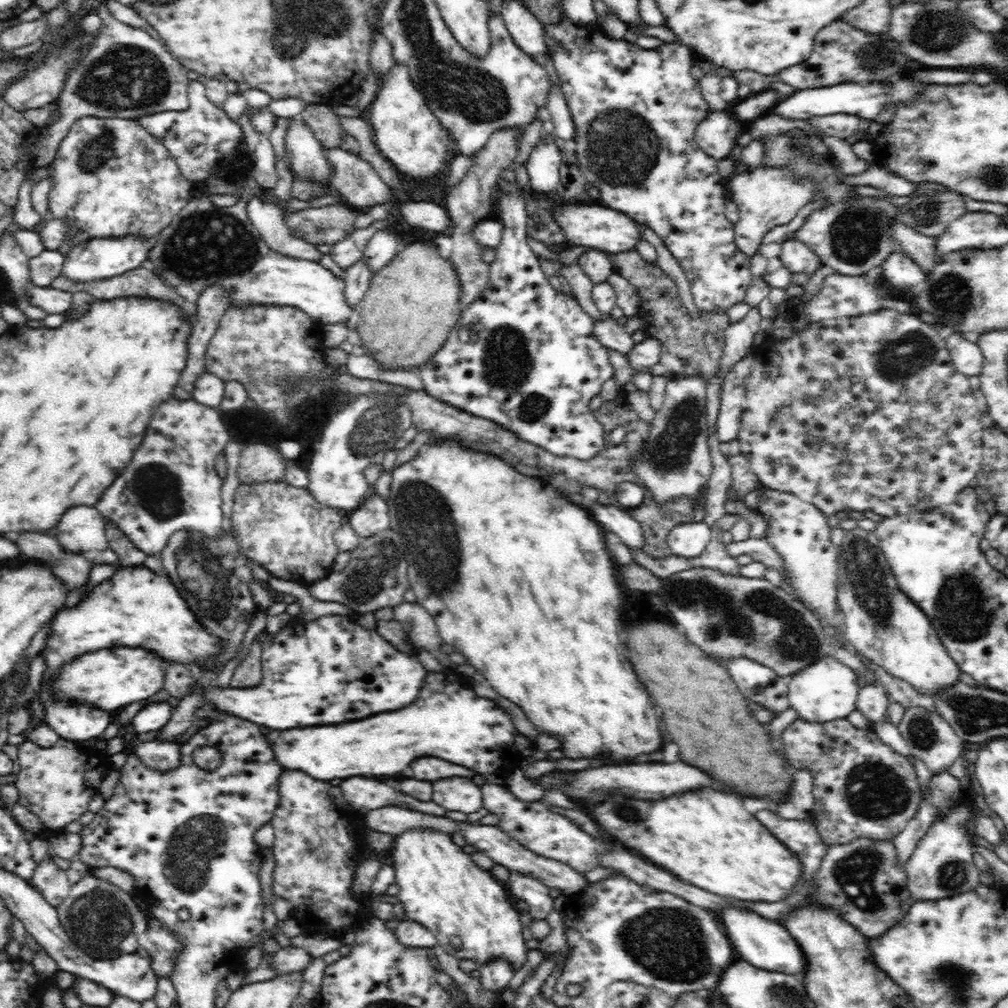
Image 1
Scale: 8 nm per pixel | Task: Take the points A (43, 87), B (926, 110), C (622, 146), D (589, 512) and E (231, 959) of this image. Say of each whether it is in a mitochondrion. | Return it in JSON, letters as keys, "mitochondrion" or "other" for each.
{"A":"other","B":"other","C":"mitochondrion","D":"other","E":"other"}

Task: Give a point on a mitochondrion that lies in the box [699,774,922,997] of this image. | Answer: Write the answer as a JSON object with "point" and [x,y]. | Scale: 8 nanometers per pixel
{"point":[856,873]}

